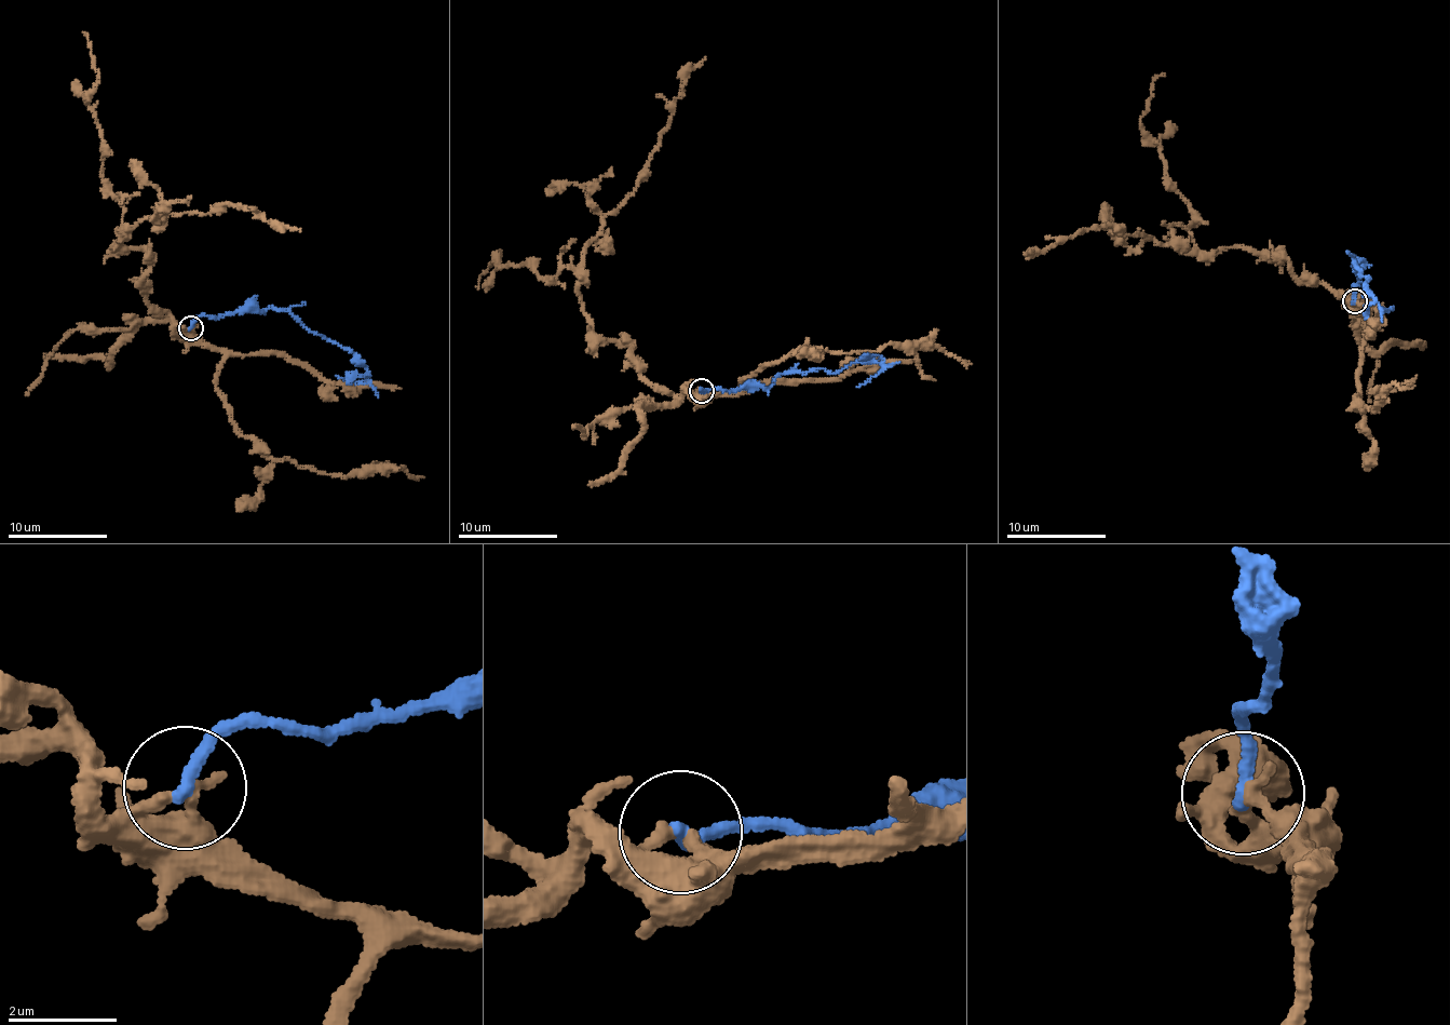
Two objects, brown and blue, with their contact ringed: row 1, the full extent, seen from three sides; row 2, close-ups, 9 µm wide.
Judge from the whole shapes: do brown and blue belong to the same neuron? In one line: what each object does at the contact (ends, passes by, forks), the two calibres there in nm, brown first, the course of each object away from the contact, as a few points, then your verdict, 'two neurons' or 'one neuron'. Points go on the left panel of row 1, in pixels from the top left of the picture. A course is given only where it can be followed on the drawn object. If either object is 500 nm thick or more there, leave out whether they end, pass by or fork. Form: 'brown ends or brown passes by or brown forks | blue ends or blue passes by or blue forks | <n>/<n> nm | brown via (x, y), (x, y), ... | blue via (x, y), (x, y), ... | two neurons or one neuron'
brown ends | blue ends | 320/260 nm | brown via (191, 328), (176, 333), (153, 310), (149, 259), (120, 241), (121, 228), (227, 203), (300, 231) | blue via (191, 328), (202, 315), (289, 311), (347, 350), (363, 365), (365, 380), (336, 376) | two neurons

